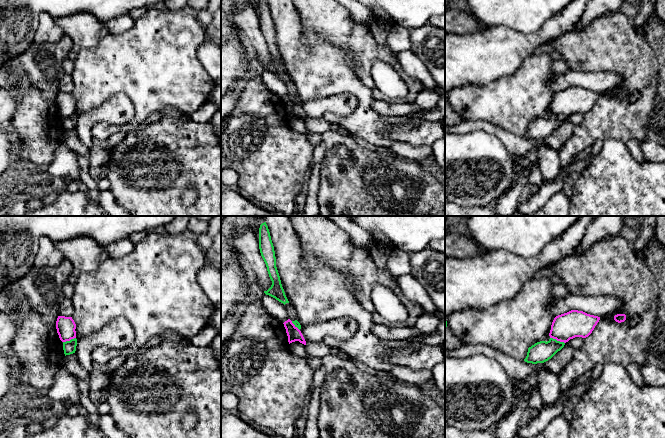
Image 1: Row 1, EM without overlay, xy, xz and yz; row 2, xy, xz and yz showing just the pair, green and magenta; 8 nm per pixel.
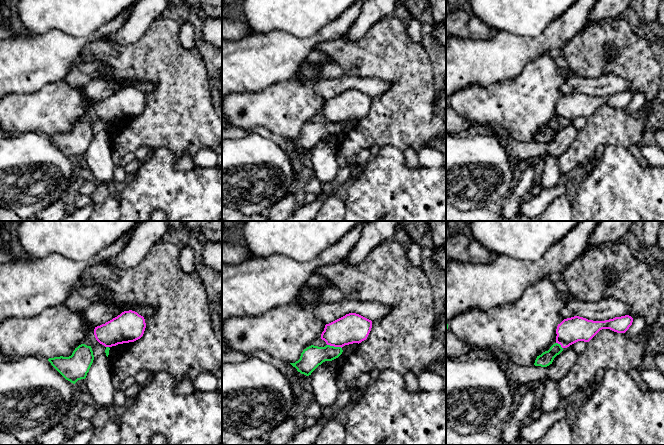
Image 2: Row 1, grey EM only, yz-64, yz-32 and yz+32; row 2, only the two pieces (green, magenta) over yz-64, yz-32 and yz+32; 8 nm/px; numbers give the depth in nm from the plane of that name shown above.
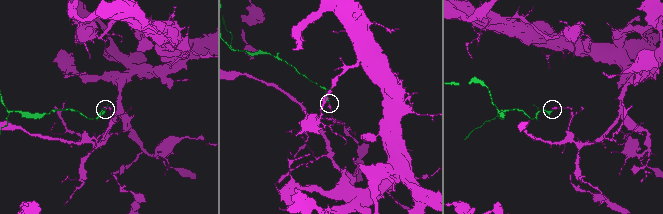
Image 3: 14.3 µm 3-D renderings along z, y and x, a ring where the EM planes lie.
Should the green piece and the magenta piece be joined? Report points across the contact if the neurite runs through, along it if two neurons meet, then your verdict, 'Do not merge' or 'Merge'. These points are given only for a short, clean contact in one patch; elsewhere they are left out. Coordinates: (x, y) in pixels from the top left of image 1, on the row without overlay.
Boundary: yz (550, 113), (564, 119). Do not merge

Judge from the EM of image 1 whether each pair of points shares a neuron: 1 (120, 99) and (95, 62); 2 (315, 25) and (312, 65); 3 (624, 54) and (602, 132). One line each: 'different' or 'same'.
1: different
2: different
3: same

